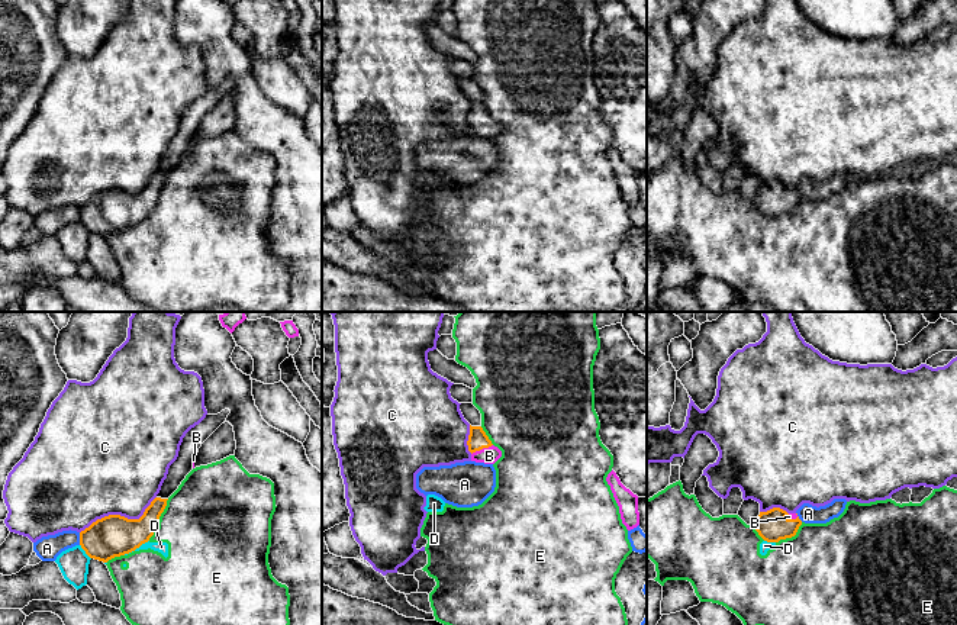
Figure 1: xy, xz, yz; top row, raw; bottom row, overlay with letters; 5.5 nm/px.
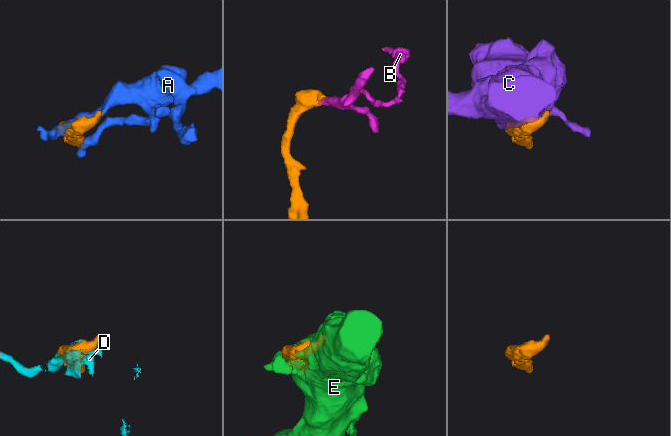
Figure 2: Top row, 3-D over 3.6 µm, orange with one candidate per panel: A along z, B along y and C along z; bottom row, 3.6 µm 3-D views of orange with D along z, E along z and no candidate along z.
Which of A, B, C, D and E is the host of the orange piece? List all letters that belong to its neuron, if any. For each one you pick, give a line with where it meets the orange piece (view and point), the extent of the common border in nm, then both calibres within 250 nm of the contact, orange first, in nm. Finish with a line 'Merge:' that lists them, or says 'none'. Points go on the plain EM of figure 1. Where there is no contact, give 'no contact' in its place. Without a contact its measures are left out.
B: contact xz (482, 123); length 130 nm; calibres 110 and 100 nm
Merge: B

